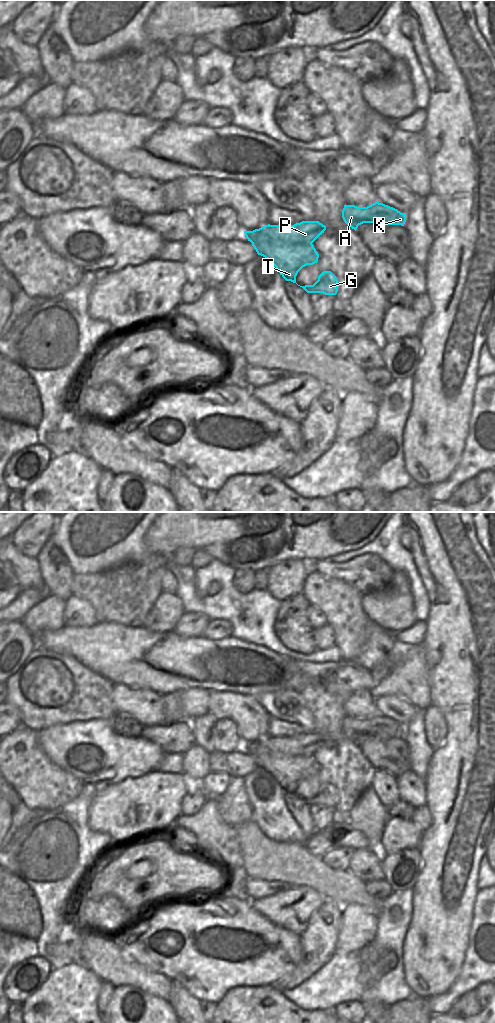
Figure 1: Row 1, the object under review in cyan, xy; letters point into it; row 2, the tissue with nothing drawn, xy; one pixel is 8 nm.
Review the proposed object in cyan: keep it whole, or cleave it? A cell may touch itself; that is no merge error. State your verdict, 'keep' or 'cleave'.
cleave

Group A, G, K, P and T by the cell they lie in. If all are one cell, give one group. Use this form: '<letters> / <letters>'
A K P / G T

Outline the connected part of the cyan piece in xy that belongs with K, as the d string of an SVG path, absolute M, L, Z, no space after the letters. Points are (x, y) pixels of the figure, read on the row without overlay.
M377 713L367 719L345 716L342 722L342 730L349 739L356 743L358 738L363 735L404 738L406 725L401 725L393 719Z

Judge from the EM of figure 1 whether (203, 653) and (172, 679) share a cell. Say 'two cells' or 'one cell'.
one cell

